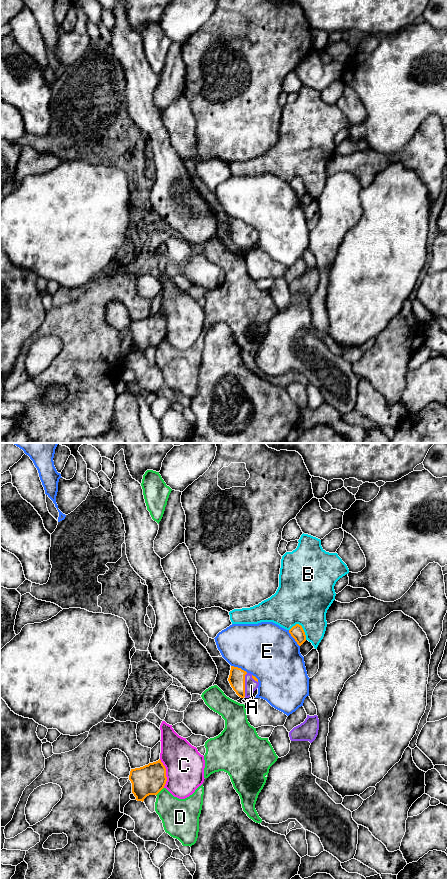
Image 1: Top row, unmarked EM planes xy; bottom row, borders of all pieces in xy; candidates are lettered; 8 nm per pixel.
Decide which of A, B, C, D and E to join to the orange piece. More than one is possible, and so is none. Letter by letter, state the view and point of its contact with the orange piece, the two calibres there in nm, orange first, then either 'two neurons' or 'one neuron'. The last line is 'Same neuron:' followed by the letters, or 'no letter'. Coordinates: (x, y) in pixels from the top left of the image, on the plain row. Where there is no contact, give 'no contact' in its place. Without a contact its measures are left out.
A: contact xy (244, 237); calibres 130 and 100 nm; one neuron
B: contact xy (301, 179); calibres 110 and 440 nm; two neurons
C: contact xy (165, 325); calibres 240 and 300 nm; two neurons
D: contact xy (160, 342); calibres 240 and 280 nm; two neurons
E: contact xy (293, 189); calibres 110 and 440 nm; two neurons
Same neuron: A

